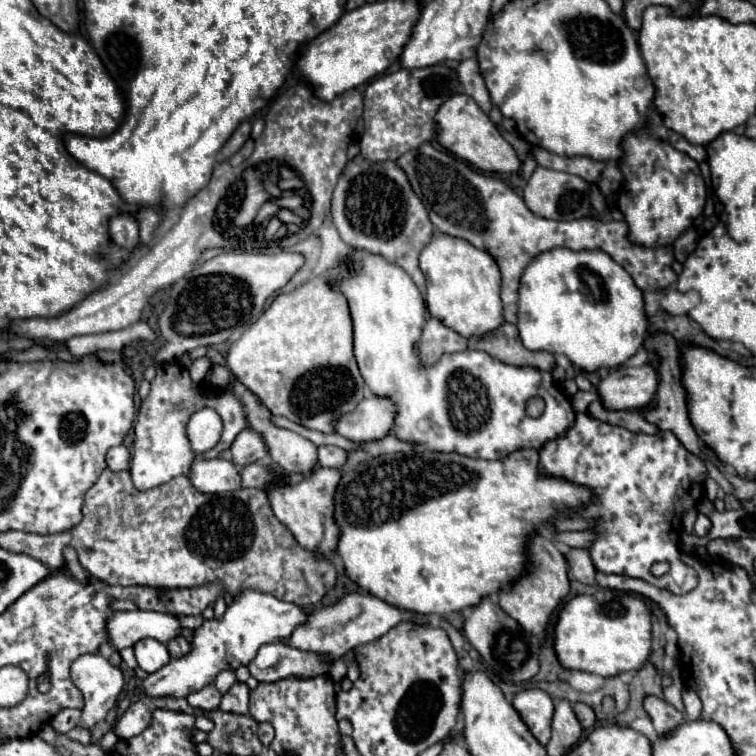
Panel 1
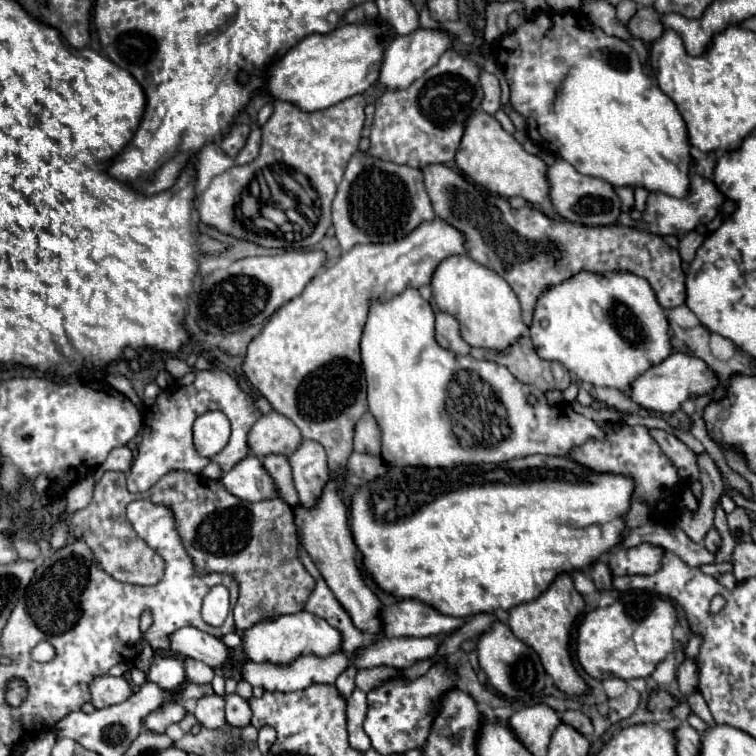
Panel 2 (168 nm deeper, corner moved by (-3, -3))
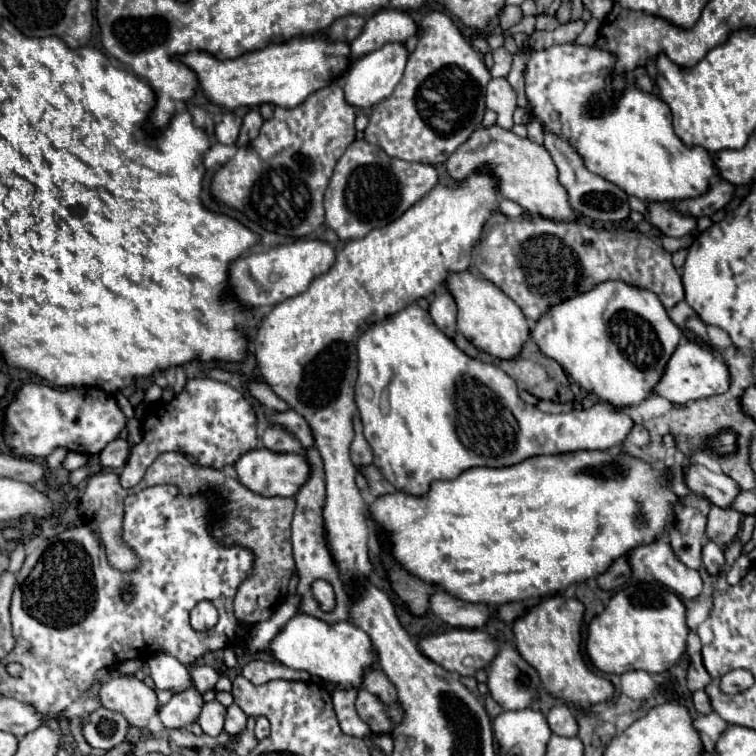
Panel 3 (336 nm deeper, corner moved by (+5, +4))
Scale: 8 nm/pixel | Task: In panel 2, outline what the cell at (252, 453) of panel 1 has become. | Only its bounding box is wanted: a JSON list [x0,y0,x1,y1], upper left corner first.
[249,412,303,458]

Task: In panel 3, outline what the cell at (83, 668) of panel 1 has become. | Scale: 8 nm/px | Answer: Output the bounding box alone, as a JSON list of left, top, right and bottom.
[99,675,159,727]

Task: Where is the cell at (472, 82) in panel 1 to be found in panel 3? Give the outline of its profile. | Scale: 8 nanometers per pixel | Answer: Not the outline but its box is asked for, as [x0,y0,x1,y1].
[487,79,517,129]

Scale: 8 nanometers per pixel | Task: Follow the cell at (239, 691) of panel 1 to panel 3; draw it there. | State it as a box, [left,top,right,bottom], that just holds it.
[225,705,247,735]

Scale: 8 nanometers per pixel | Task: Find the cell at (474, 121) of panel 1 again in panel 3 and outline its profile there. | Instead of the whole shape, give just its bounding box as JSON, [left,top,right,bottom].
[447,125,583,221]

